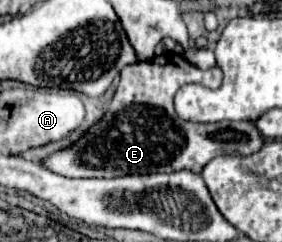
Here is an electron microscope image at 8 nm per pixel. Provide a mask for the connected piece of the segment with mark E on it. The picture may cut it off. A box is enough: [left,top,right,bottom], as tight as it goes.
[45,53,265,177]

